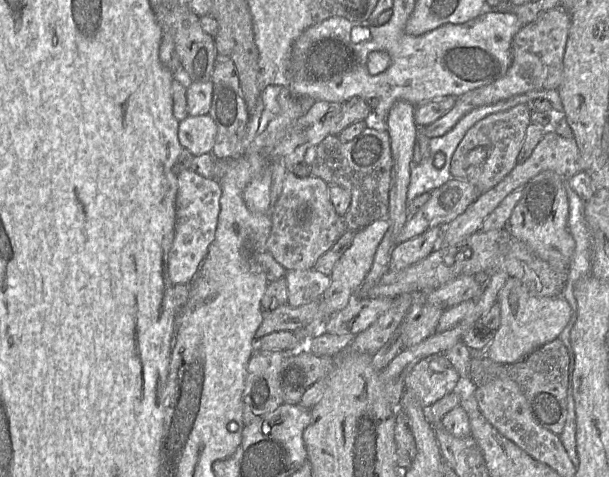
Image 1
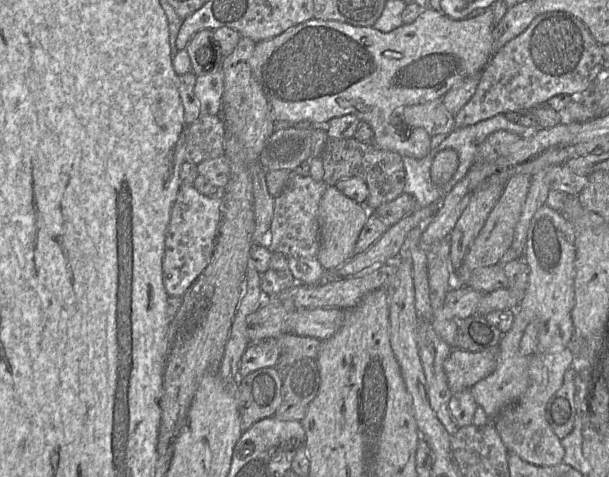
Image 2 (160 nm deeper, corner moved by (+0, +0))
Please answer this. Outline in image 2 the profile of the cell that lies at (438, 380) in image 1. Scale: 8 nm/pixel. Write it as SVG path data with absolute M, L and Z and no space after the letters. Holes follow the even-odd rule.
M498 345L481 352L454 349L444 362L449 389L453 394L470 389L497 367Z

